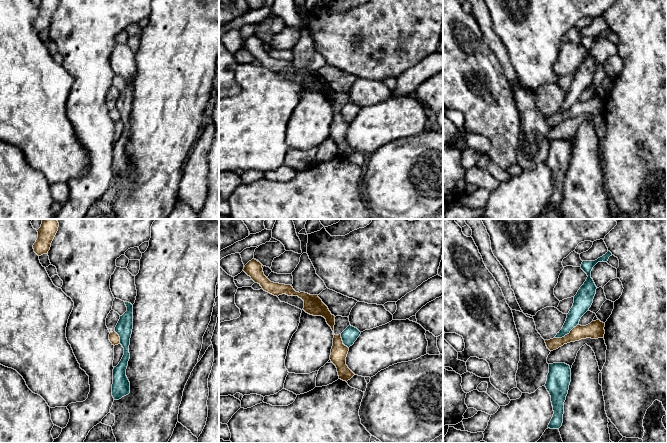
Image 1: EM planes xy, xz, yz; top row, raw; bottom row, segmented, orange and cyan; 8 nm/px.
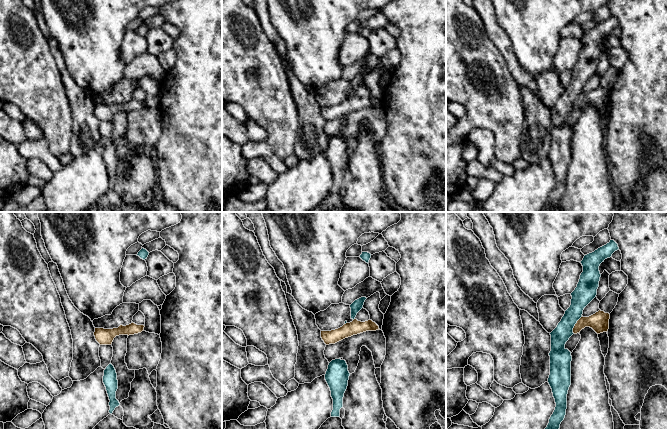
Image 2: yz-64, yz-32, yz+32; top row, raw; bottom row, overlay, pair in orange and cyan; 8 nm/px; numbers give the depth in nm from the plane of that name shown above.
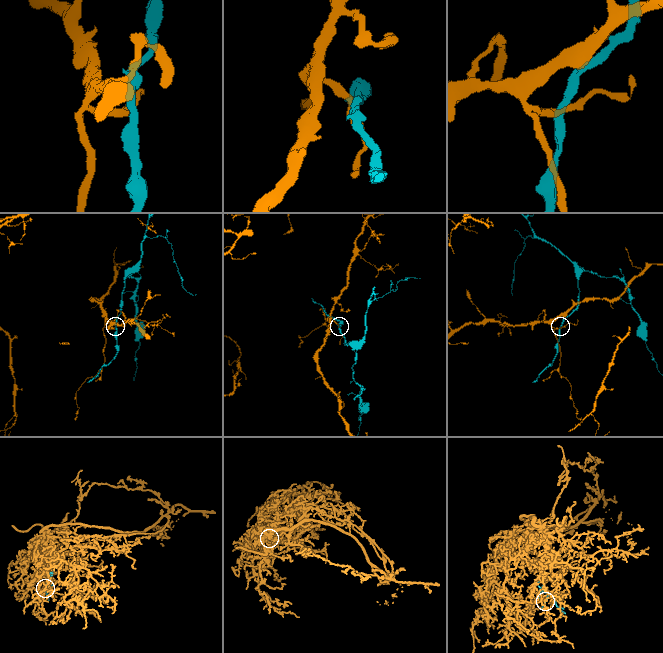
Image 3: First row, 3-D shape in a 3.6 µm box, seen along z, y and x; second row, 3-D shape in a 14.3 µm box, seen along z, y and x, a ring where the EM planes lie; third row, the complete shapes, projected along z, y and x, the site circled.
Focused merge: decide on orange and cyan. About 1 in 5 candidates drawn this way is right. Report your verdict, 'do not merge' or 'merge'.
do not merge

